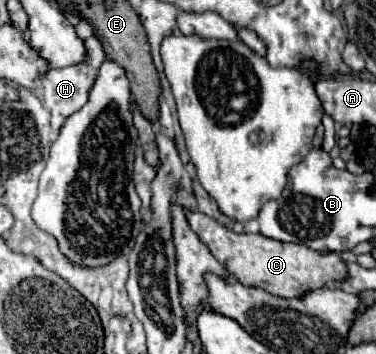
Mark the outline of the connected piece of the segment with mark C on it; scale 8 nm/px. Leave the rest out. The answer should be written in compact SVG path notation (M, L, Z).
M186 210L186 220L198 238L208 246L218 262L244 286L264 288L274 296L292 298L306 290L326 286L330 280L342 280L346 276L346 264L334 252L314 252L302 244L288 244L280 240L266 238L262 234L236 234L228 230L218 220L206 216L204 212Z

